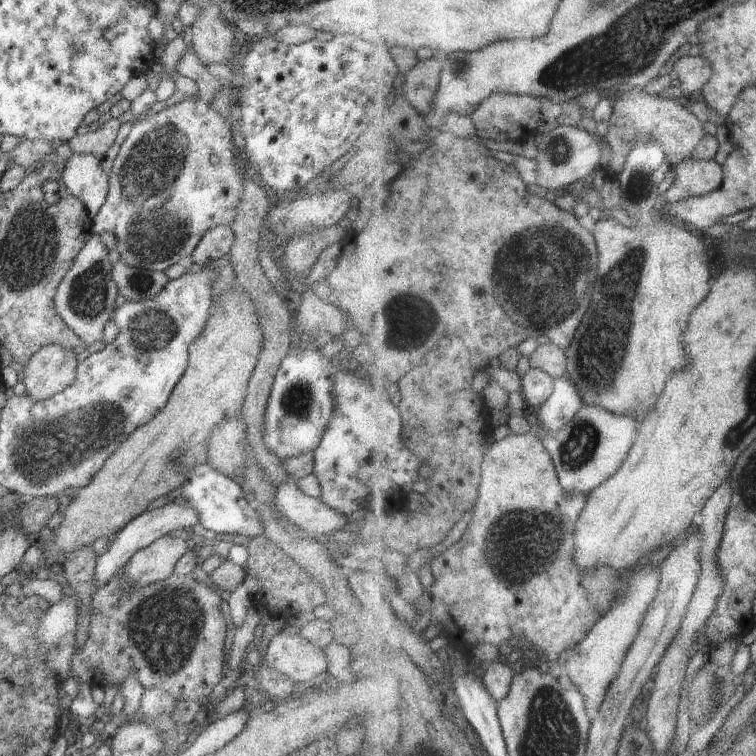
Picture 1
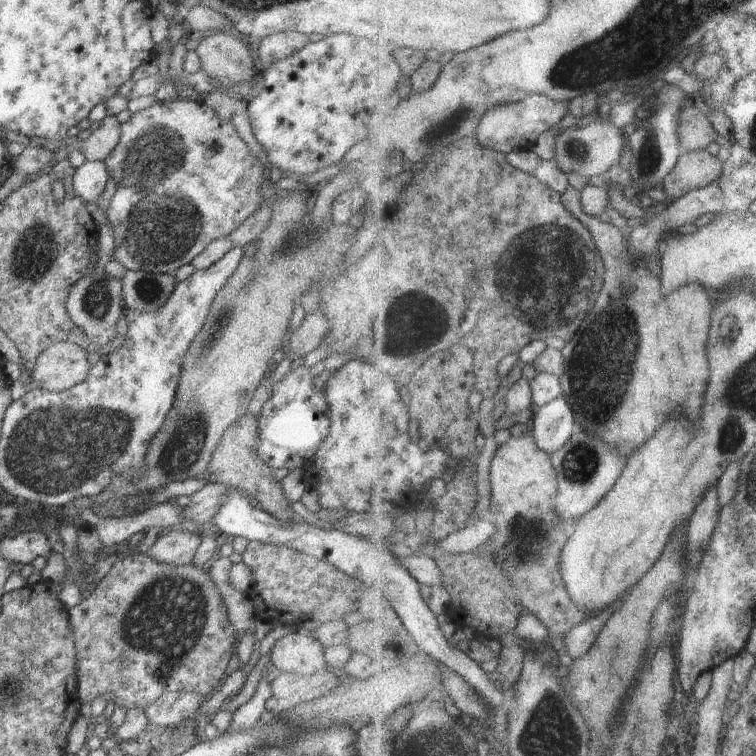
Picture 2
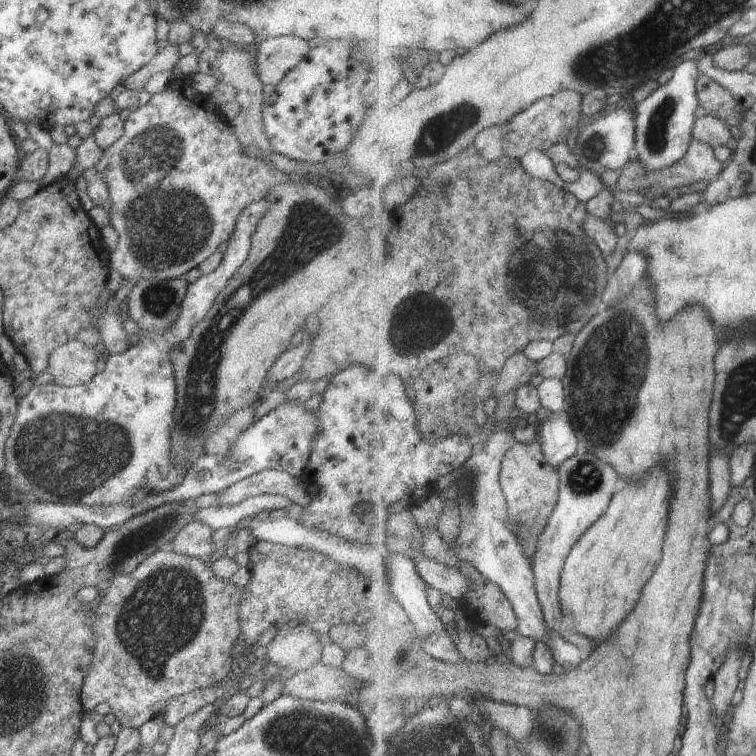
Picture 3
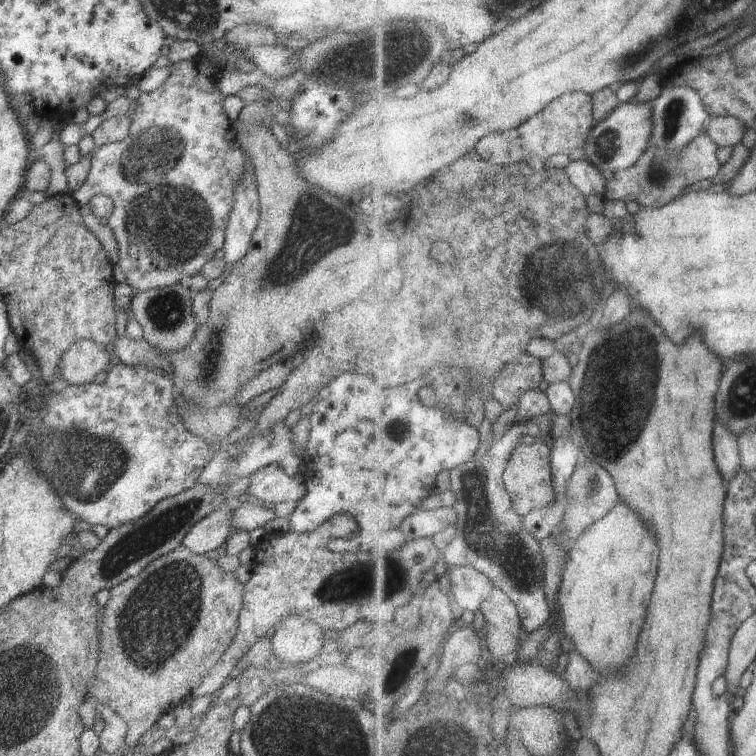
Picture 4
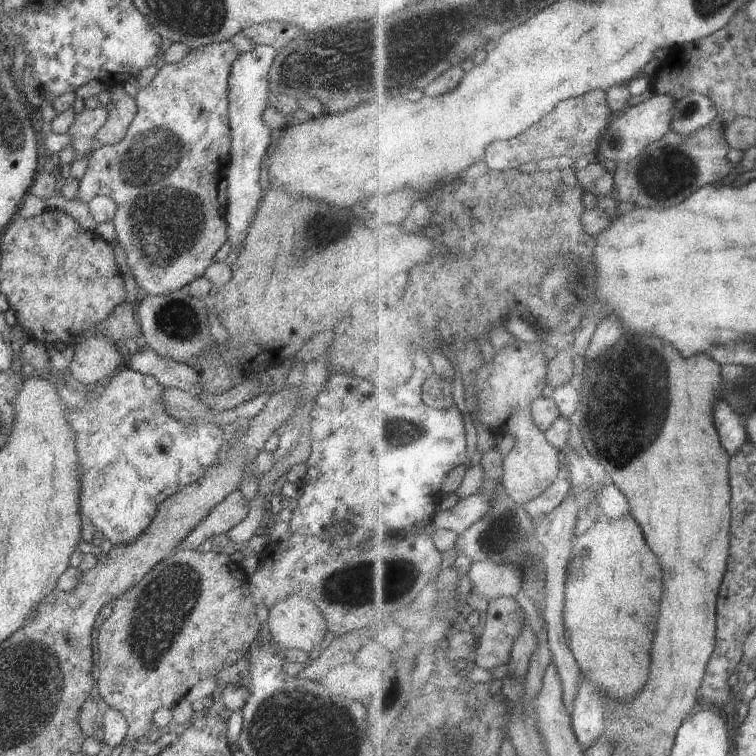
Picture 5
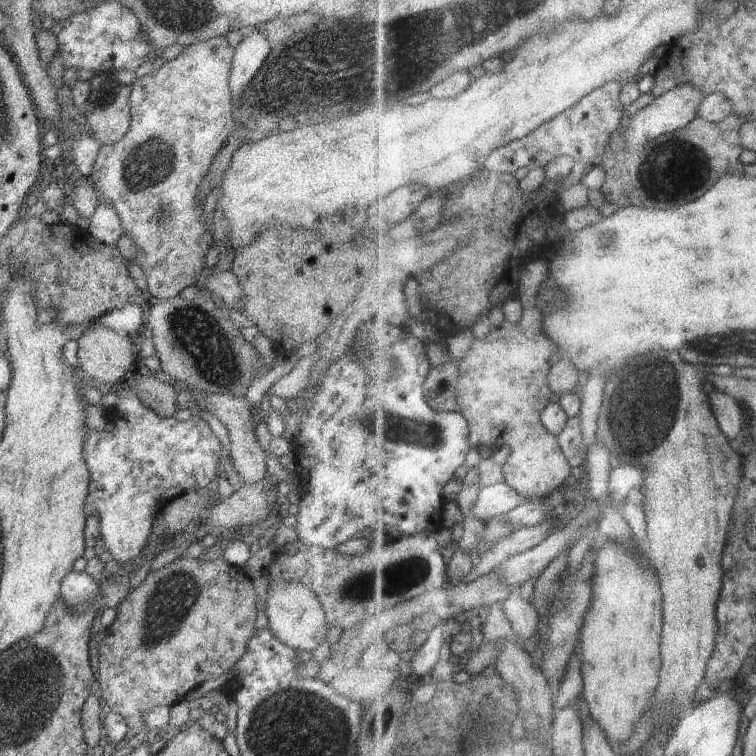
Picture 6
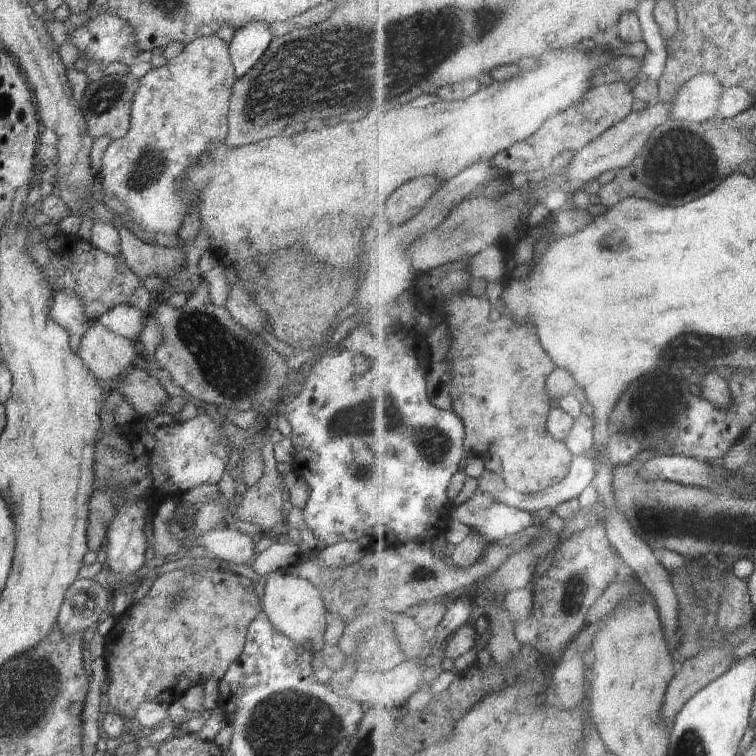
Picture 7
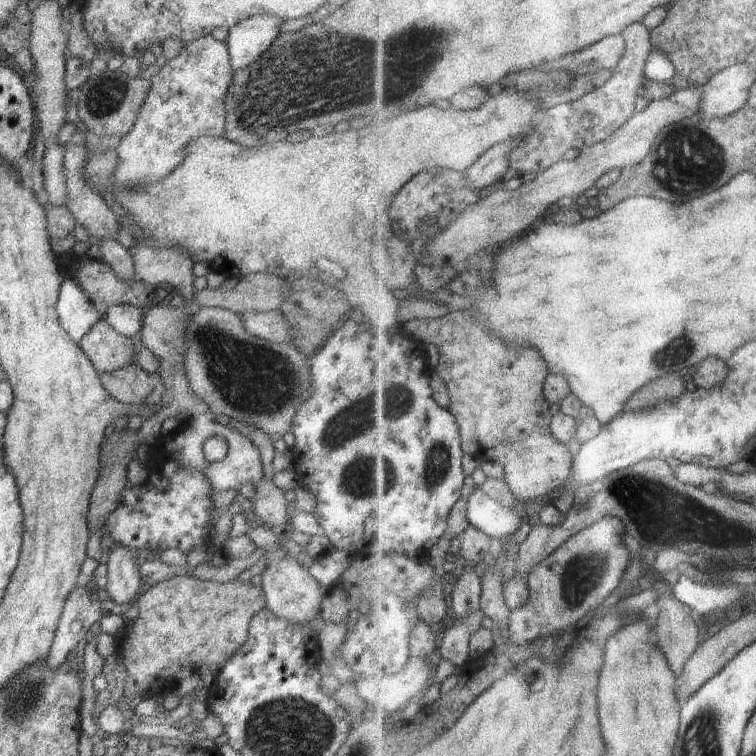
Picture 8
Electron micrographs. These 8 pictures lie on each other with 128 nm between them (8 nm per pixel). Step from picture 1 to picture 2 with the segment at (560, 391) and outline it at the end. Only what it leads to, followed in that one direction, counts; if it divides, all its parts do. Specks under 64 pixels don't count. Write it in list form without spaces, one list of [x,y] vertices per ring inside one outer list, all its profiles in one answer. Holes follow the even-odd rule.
[[[564,396],[556,398],[554,402],[546,404],[544,408],[539,407],[530,424],[532,427],[532,433],[539,442],[539,445],[550,454],[562,450],[562,448],[564,448],[564,446],[574,438],[574,433],[578,432],[578,426],[576,426],[576,415],[572,412],[572,408],[570,408],[570,404],[566,402]]]

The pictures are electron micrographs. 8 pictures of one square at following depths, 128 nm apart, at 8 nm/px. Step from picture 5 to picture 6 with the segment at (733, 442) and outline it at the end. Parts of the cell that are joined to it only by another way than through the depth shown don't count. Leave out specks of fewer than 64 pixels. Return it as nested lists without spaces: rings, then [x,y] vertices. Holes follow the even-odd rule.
[[[714,389],[712,390],[711,404],[722,430],[730,439],[738,438],[744,432],[744,424],[746,424],[741,403],[732,394]]]

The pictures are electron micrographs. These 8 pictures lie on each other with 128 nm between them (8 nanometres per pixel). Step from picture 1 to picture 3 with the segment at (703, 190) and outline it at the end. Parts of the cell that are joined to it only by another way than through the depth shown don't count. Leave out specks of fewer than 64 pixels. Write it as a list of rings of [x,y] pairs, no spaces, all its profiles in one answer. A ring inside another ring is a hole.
[[[694,139],[688,154],[680,162],[677,162],[674,166],[664,168],[664,170],[648,170],[648,166],[640,158],[637,158],[630,161],[624,168],[618,187],[620,191],[636,192],[645,196],[648,201],[653,201],[666,196],[664,192],[670,189],[688,186],[688,184],[694,184],[700,180],[714,181],[720,177],[726,167],[725,162],[720,162],[716,158],[714,149],[710,144],[704,144],[702,141]]]

